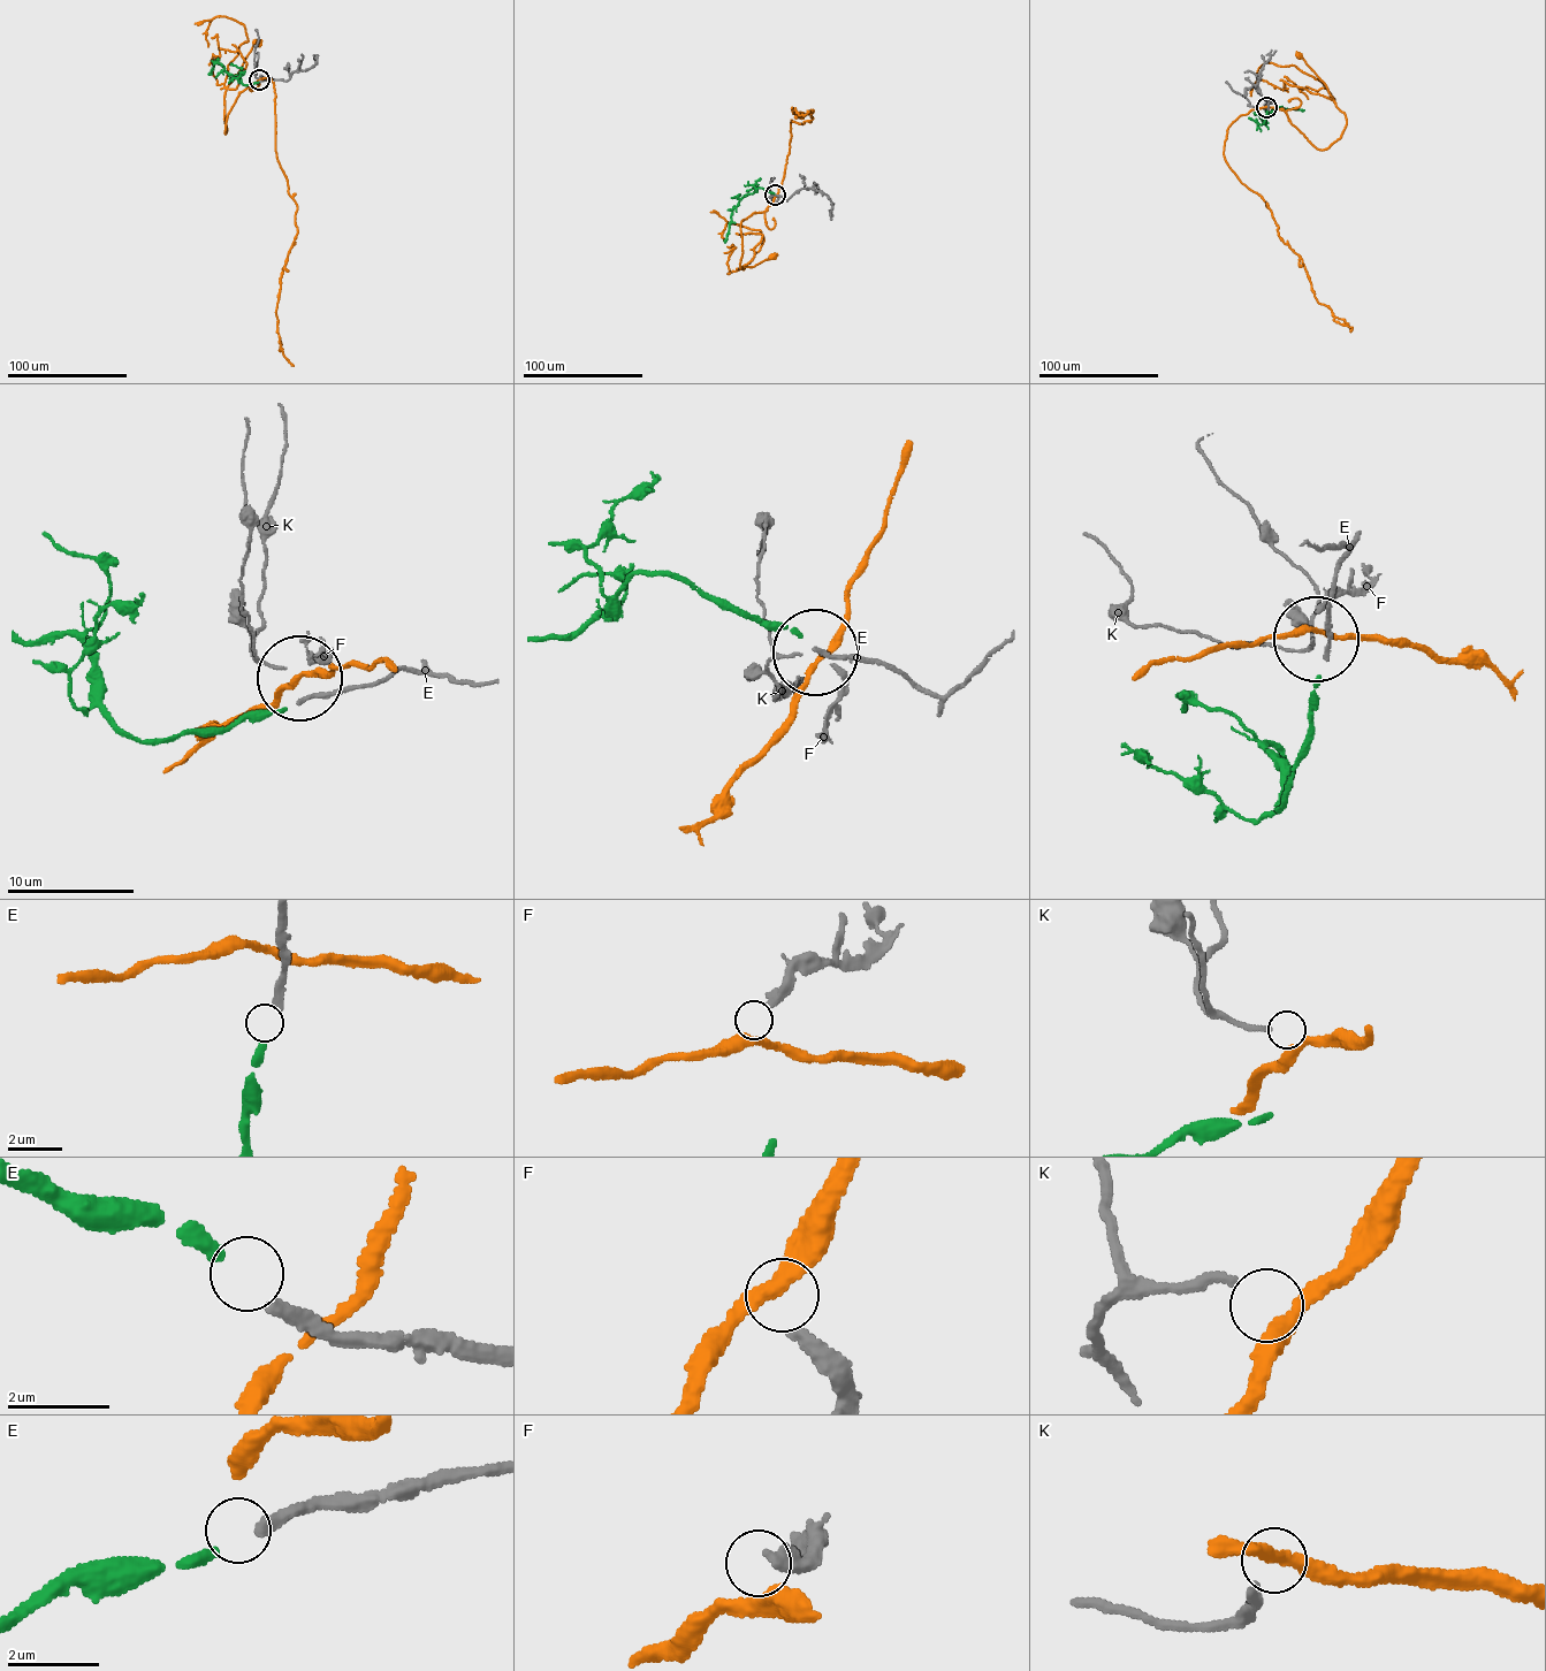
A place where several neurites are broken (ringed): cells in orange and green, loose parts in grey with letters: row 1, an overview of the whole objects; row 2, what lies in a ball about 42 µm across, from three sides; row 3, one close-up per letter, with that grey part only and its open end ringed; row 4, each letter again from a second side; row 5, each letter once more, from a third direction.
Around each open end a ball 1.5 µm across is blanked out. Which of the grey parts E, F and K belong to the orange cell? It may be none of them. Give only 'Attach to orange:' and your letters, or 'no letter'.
Attach to orange: K

